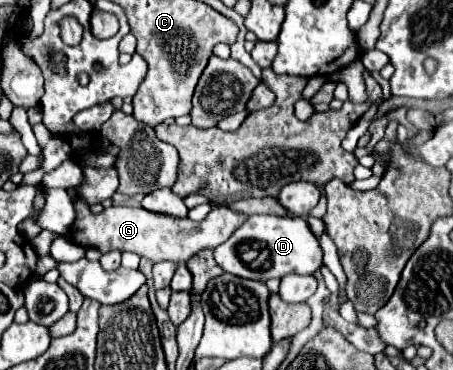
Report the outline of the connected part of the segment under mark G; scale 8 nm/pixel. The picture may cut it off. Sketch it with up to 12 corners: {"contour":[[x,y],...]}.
{"contour":[[75,199],[79,247],[187,263],[247,219],[213,207],[195,223],[143,207],[99,215]]}

